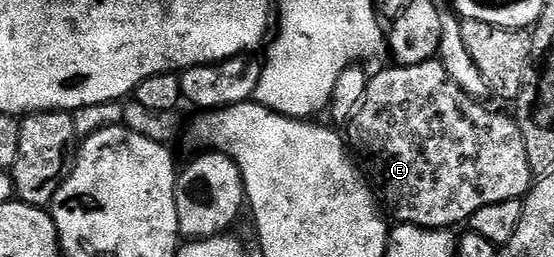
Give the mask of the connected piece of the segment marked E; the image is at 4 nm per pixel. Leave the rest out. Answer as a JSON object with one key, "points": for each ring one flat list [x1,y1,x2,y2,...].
{"points":[[439,59,418,62,418,66,391,67,382,69,377,76,369,75,360,104,347,121,346,143,383,211,392,215,396,224,452,230,482,206,528,195,534,173,526,158,526,142,509,113,495,112,487,108,487,103,470,98,448,77]]}

